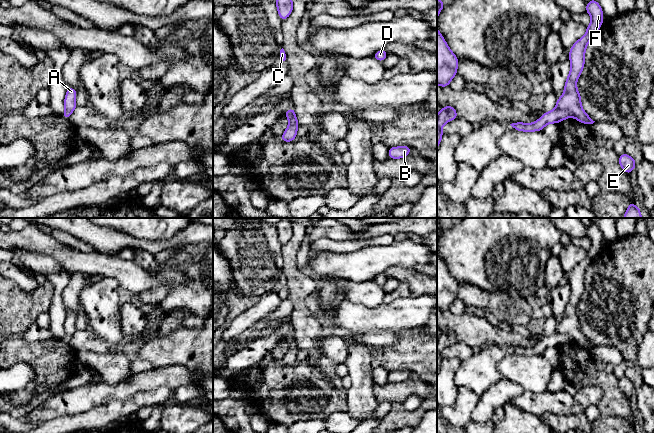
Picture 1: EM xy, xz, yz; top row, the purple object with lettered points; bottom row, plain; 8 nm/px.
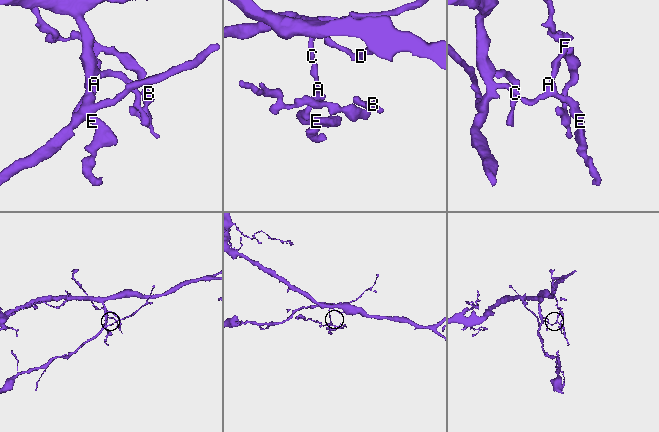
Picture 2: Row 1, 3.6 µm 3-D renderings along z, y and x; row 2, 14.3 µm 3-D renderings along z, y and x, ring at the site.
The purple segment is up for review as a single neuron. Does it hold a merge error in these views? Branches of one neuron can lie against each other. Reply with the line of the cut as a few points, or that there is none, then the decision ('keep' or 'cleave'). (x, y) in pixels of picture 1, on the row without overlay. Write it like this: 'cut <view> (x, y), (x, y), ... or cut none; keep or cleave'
cut yz (555, 331), (565, 334), (570, 340); cleave

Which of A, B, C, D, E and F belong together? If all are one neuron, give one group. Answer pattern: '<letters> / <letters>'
A B E F / C D

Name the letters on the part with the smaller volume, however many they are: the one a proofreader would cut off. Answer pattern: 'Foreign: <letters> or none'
Foreign: A, B, E, F

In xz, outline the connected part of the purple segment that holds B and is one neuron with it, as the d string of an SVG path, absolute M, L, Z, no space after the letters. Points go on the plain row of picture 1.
M399 370L390 371L388 375L388 382L399 383L410 379L411 371L409 370Z

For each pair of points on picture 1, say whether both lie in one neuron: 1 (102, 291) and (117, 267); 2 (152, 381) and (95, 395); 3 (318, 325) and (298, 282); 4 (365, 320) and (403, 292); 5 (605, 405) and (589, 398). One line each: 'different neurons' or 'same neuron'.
1: different neurons
2: same neuron
3: same neuron
4: different neurons
5: different neurons

